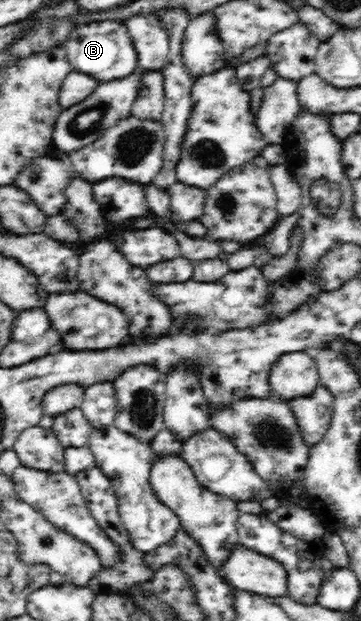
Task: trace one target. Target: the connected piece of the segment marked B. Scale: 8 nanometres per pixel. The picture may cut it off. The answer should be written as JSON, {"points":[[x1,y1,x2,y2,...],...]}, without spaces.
{"points":[[94,21,78,25,69,34,69,39,64,45,73,70,92,76,100,80,100,83,116,80,116,78,126,78,139,70,136,49,122,21]]}

